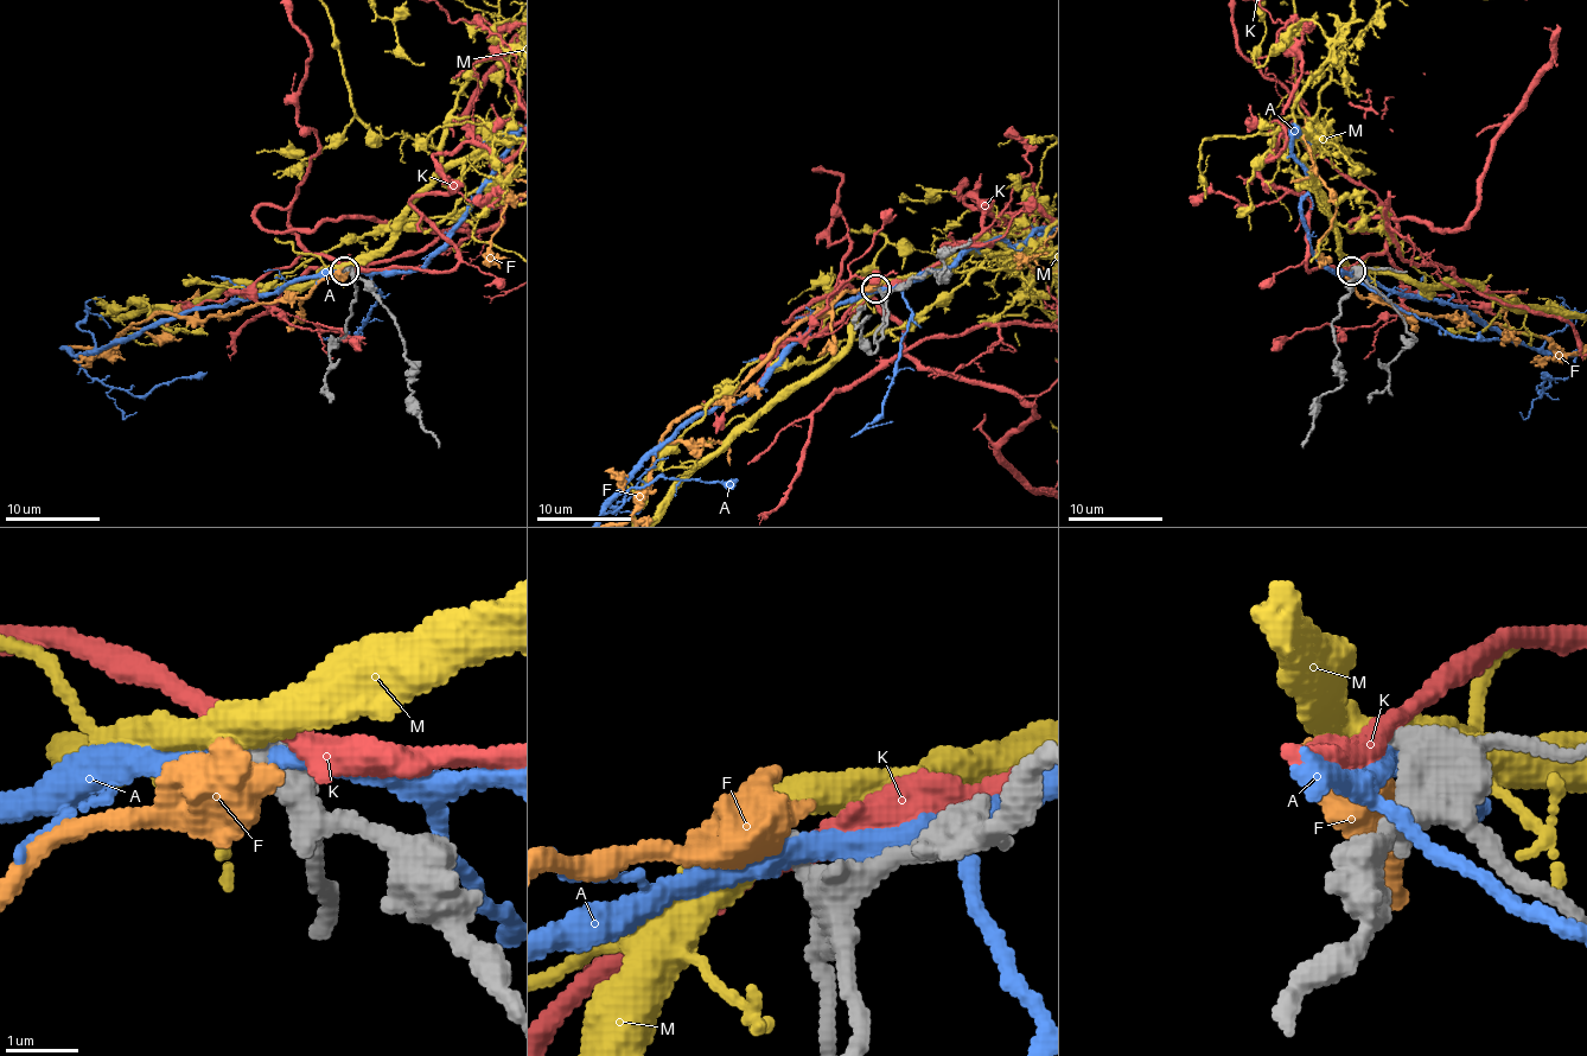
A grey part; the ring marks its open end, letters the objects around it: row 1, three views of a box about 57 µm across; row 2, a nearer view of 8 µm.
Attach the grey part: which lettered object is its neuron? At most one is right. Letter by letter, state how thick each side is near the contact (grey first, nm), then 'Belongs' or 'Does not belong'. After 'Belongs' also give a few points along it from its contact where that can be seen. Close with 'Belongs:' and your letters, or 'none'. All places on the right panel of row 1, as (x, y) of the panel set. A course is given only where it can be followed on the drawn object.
A: Thickness 400 nm (grey) against 320 nm. Does not belong
F: Thickness 280 nm (grey) against 750 nm. Belongs
K: Thickness 440 nm (grey) against 280 nm. Does not belong
M: Thickness 320 nm (grey) against 480 nm. Does not belong
Belongs: F

